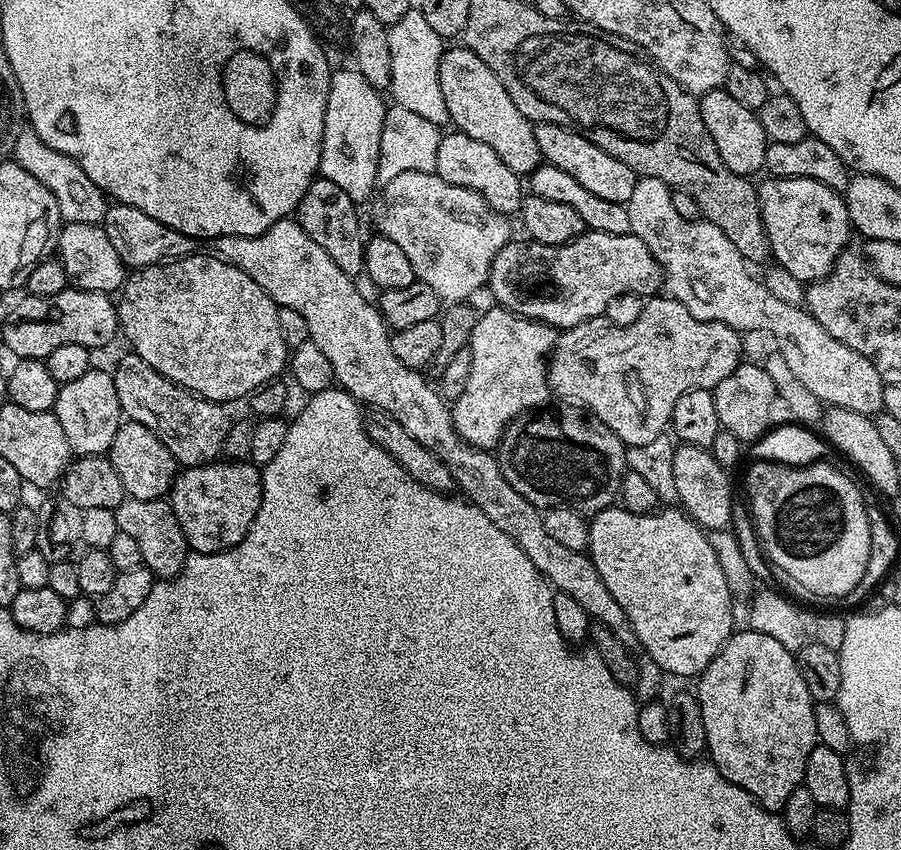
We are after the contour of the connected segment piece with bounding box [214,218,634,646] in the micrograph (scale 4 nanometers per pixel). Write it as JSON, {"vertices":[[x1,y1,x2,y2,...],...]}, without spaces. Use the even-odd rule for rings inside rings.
{"vertices":[[289,218,274,222,270,230,257,236,220,236,214,242,214,248,216,248,215,255,219,259,225,260,231,267,242,270,254,284,258,285,260,291,267,294,269,300,274,301,281,308,298,310,298,314,306,318,308,338,314,342,314,346,318,346,318,350,322,350,322,354,326,354,336,375,335,383,344,391,349,392,361,405,372,404,368,406,390,414,399,422,402,430,410,434,410,438,422,442,426,450,435,454,450,470,450,474,456,480,456,488,474,506,478,506,478,510,482,510,482,514,486,514,486,518,490,518,490,522,494,522,494,526,498,526,502,534,506,534,516,543,518,550,522,550,522,554,526,554,526,558,534,562,534,566,544,575,544,579,556,592,572,595,595,623,606,625,625,645,633,643,634,637,630,622,622,606,614,602,614,594,606,590,606,582,602,582,602,574,598,574,592,557,578,550,566,550,566,546,561,546,556,539,550,538,550,533,546,531,544,525,541,509,531,504,526,498,522,498,522,494,518,494,518,490,514,490,514,486,506,482,500,469,499,459,491,451,470,446,460,437,458,430,454,430,452,425,449,405,441,398,439,391,433,385,431,388,424,381,425,373,398,362,398,354,394,354,392,349,390,329,384,323,379,307,375,303,368,304,367,298,360,293,360,288,356,285,357,281,347,276,342,270,338,270,334,258,330,258,330,254,326,254,326,250,322,250,322,246,318,246,318,242,314,242,314,238,306,234,306,230,302,230,302,226,296,219]]}

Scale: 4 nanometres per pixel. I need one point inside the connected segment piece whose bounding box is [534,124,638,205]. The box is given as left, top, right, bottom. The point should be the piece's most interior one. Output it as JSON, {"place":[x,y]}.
{"place":[601,173]}

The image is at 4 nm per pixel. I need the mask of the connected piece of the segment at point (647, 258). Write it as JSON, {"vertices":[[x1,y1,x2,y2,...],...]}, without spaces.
{"vertices":[[585,230,578,238,574,238,565,244,539,244,536,240,521,238,521,240,513,239,506,246,502,246,502,250,498,250,498,254,494,258,494,262,490,266,490,274,486,285,487,291,492,291,492,296,499,307,510,310,514,314,524,316,528,320,540,320,543,324,550,325,551,328,563,330,565,328,573,328,582,322,594,319,595,316,603,316,606,305,612,299,618,298,618,294,638,294,645,298,651,298,661,291,664,283,664,272,660,268,660,263,654,258,654,254,650,254,650,250,646,246,646,242,642,242,636,236,631,234,602,234,601,232,593,232]]}

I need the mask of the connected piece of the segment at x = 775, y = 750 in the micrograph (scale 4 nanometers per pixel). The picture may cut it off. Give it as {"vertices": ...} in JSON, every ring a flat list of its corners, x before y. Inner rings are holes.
{"vertices":[[736,630,710,666,700,673,698,683,694,695,702,706,702,722,706,722,708,743,706,752,711,763,725,778,734,782,734,786,742,786,742,790,750,793,768,812,783,813,790,794,804,783,806,758,810,758,810,750,814,750,818,742,814,701,810,690,806,690,795,655,767,634]]}

